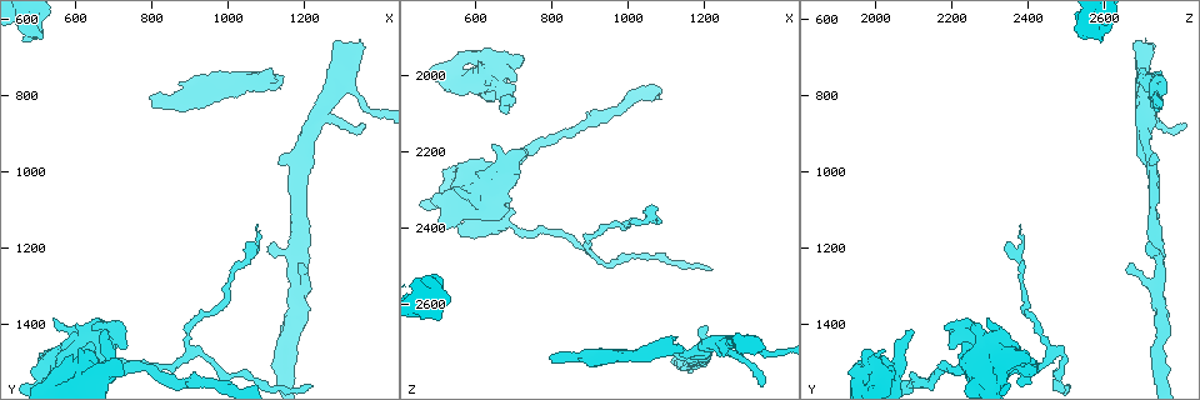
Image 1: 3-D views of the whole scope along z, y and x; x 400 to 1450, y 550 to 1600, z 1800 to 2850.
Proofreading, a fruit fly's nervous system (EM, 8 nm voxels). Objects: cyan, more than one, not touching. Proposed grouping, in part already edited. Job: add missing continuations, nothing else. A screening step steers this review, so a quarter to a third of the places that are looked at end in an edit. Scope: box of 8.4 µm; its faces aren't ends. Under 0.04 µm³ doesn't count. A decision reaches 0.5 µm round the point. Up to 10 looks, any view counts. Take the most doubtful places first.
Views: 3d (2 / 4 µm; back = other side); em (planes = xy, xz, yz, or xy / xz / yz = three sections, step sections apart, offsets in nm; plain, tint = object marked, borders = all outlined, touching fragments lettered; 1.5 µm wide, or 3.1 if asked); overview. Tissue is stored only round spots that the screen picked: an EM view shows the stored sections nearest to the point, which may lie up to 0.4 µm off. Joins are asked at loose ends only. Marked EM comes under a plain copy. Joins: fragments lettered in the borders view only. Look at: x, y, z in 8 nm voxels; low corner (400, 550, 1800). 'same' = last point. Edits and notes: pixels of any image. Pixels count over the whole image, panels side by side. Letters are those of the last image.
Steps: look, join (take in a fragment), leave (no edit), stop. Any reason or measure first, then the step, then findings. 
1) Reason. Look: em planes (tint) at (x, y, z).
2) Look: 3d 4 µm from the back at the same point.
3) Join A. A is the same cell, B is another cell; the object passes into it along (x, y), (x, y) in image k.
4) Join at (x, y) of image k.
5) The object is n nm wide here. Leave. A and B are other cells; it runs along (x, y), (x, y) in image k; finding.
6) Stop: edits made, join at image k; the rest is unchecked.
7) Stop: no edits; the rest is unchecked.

Free end. Look: 3d 4 µm at (505, 1505, 2400).

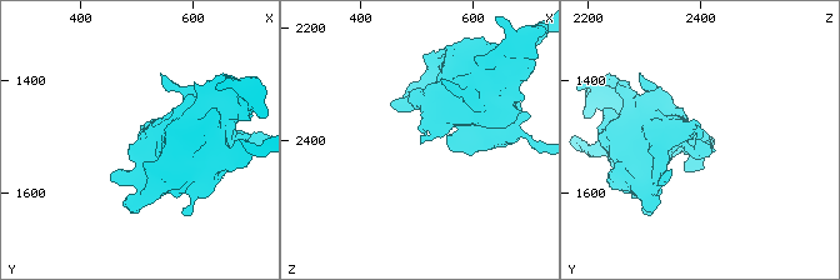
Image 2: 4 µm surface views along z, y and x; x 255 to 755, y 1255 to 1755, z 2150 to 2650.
Need the tissue. Look: em xz step 8 (borders) at (505, 1505, 2400).

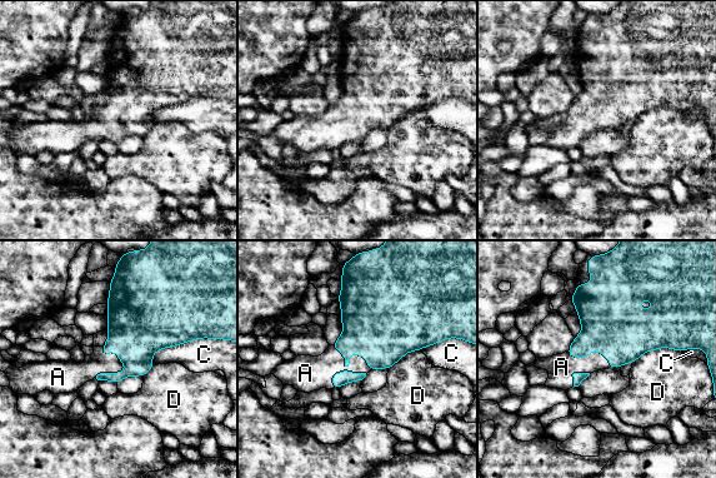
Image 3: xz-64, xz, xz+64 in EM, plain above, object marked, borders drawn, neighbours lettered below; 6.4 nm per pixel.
Join A. A is the same cell, C and D are other cells; the object passes into it along (134, 344), (108, 373), (69, 376) in image 3; it goes on there.

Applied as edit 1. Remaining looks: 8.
Free end. Look: 3d 2 µm at (725, 1470, 2190).

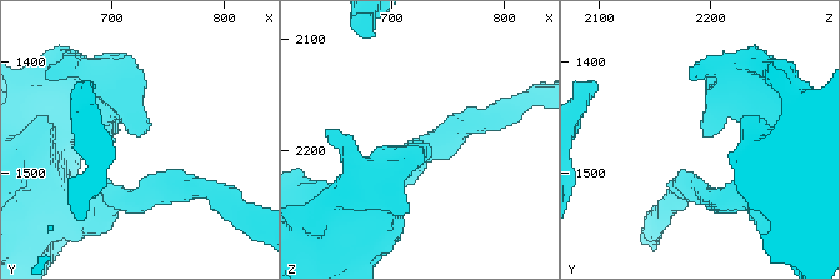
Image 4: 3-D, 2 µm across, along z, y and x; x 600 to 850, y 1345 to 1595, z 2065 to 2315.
Need the tissue. Look: em 3.1 µm xy step 16 (tint) at (726, 1464, 2192).

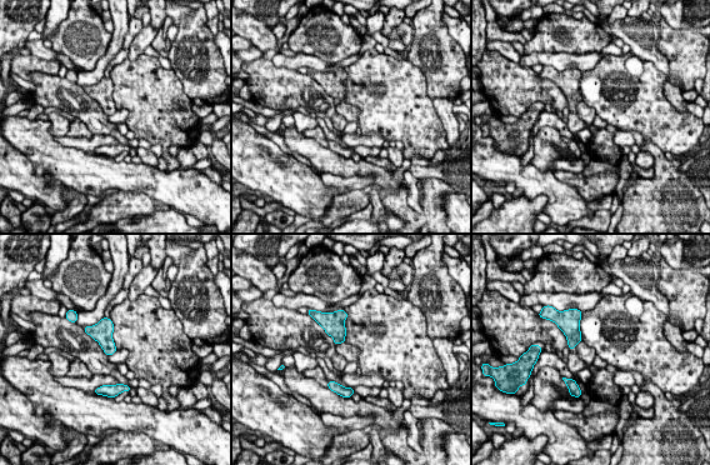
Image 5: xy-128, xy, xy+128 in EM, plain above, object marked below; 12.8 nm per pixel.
Another direction. Look: em 3.1 µm planes (borders) at the same point.

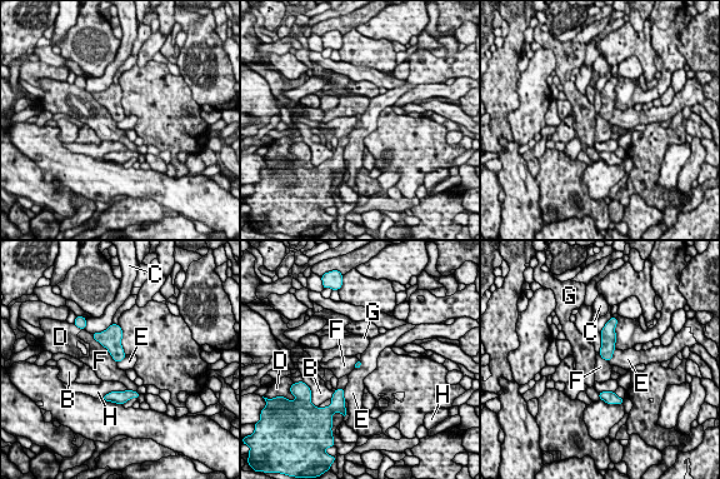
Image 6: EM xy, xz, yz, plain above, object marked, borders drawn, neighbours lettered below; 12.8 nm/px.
Leave. B, C, D, E, F, G and H are other cells; a border runs along (614, 348), (614, 353), (608, 360) in image 6; no lettered fragment goes on from it.

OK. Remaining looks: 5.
Stops while still wide. Look: 3d 4 µm at (570, 1500, 2000).

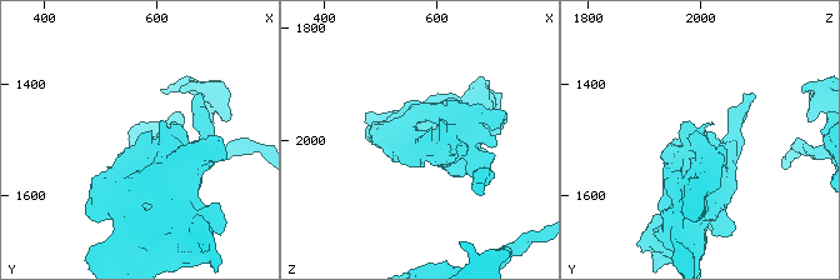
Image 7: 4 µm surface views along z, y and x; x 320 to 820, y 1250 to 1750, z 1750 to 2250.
Need the tissue. Look: em yz step 8 (tint) at (570, 1495, 1995).

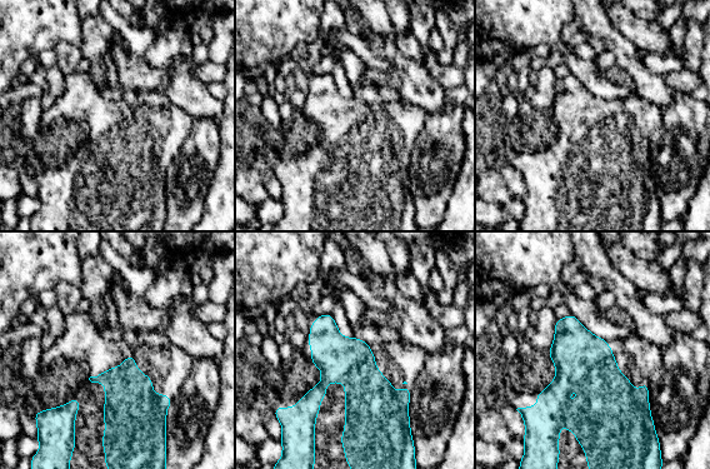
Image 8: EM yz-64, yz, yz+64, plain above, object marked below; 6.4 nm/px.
Look: em planes (borders) at the same point.

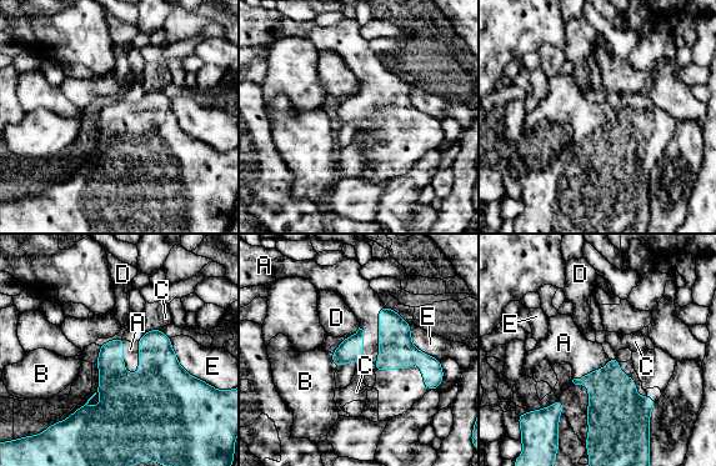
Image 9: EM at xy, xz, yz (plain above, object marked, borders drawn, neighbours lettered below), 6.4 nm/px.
Join A. A is the same cell, B, C, D and E are other cells; the object passes into it along (126, 399), (123, 360), (130, 349) in image 9; it goes on there.

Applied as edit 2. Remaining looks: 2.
Look: overview.

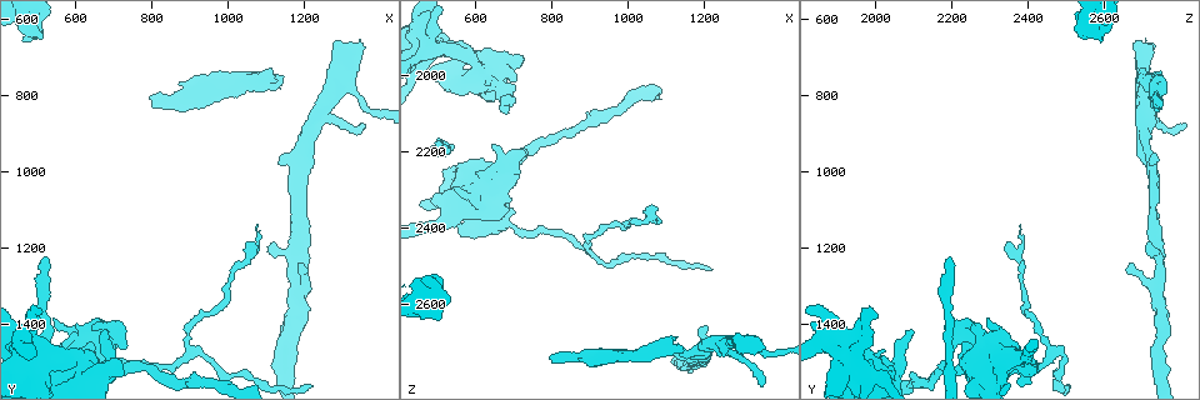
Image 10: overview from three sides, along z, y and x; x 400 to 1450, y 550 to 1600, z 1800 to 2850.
Branch stops here. Look: em planes (borders) at (1180, 1240, 2660).

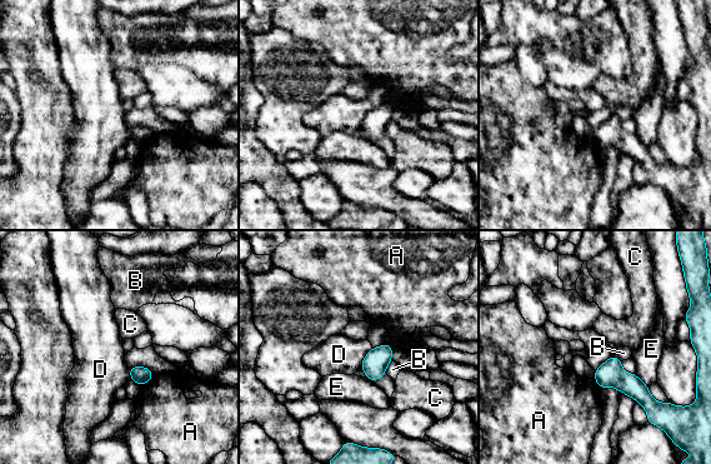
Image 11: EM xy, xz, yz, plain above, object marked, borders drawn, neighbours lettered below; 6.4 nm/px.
The longest contact is with D, 150 nm. Leave. A, B, C, D and E are other cells; a border runs along (372, 348), (360, 367) in image 11; no lettered fragment goes on from it.

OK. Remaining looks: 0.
Stop: edits made, join at image 3, join at image 9; the rest is unchecked.

